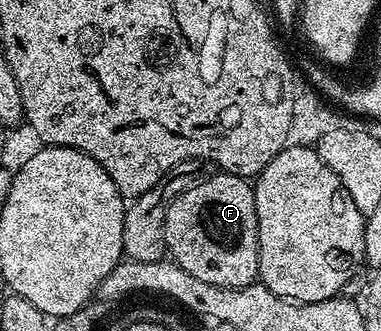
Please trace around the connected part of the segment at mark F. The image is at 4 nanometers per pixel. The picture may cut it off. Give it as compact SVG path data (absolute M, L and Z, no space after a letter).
M213 172L183 192L167 208L165 221L165 249L172 261L182 266L191 276L216 286L252 286L258 281L257 273L257 213L253 186L246 179Z

